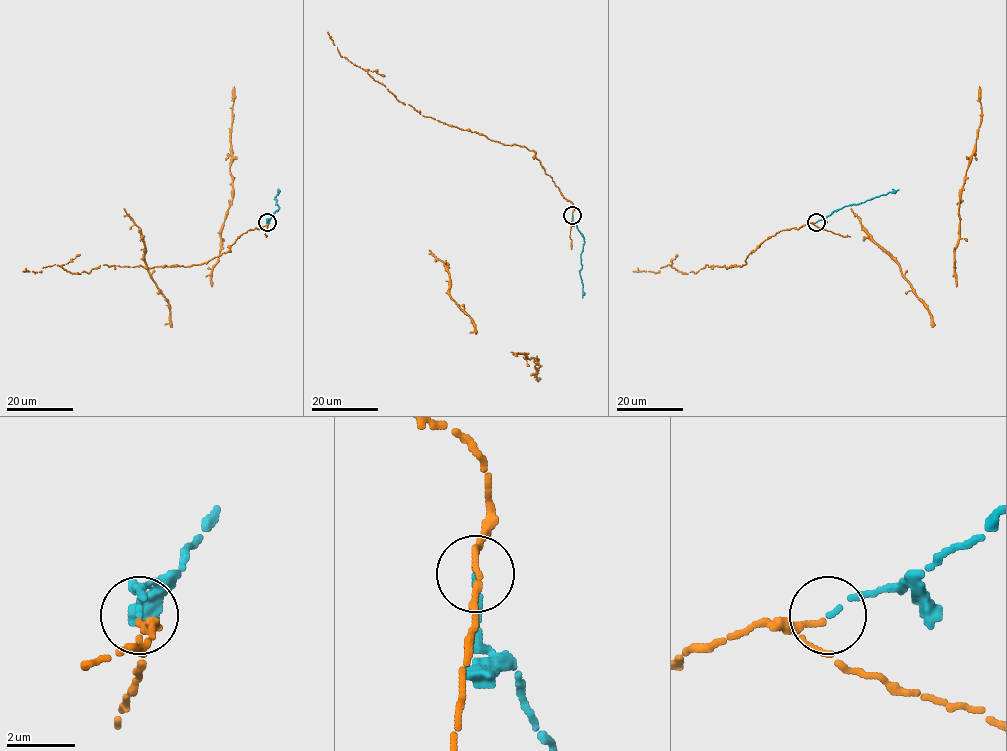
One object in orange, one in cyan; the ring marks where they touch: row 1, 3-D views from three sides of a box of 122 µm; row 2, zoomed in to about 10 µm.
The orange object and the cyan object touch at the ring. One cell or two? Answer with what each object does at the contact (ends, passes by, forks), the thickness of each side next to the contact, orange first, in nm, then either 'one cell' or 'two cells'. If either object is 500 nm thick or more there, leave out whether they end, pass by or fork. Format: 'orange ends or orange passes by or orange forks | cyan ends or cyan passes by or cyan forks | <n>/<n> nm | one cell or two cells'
orange passes by | cyan ends | 130/130 nm | one cell

